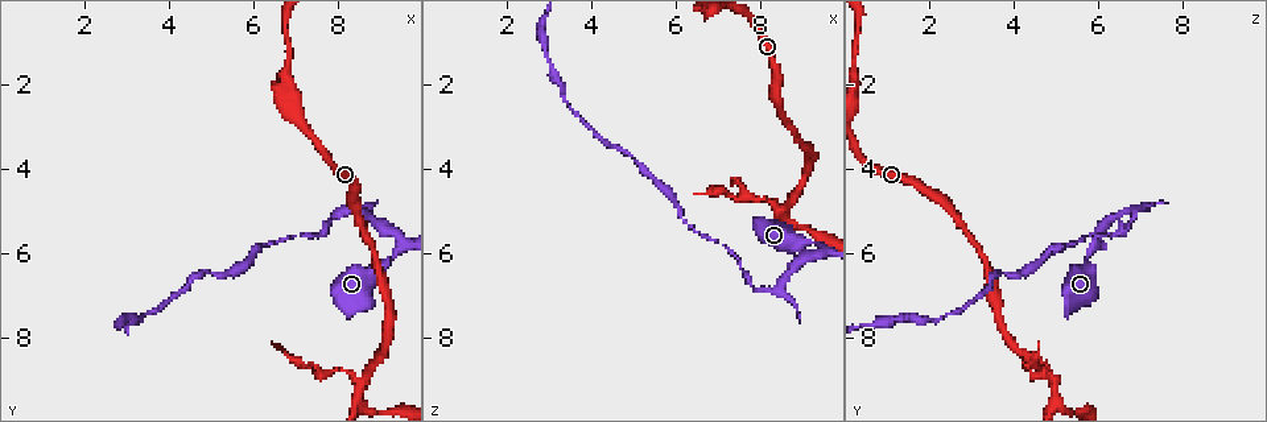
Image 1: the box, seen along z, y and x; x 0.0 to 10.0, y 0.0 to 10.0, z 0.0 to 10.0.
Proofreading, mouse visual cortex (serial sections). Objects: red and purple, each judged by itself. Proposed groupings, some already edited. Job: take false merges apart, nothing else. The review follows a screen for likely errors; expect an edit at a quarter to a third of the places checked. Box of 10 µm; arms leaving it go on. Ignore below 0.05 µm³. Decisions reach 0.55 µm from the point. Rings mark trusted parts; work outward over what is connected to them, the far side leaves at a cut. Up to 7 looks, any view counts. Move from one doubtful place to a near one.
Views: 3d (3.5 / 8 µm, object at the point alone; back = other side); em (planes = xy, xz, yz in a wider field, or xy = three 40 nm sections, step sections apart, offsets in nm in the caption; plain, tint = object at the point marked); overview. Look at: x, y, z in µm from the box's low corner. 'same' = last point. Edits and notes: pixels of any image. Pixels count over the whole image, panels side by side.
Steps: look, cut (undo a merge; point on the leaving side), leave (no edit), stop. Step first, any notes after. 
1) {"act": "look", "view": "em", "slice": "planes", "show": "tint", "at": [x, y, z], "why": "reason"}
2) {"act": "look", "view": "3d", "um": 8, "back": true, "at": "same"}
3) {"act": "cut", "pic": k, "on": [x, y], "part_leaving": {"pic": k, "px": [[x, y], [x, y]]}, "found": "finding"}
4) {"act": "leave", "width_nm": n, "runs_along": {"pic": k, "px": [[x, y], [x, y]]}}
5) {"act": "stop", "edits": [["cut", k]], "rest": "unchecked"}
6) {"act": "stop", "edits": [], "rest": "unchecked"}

{"act": "look", "view": "3d", "um": 3.5, "at": [9.40, 6.10, 5.75], "why": "thin neck"}

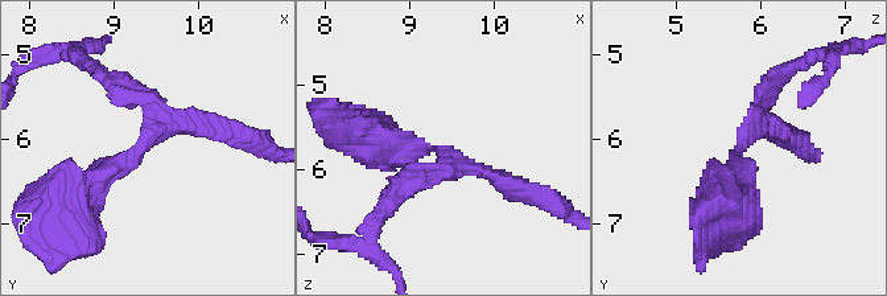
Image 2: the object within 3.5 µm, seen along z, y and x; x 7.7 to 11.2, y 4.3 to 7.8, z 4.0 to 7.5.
{"act": "look", "view": "em", "slice": "xy", "step": 3, "show": "tint", "at": [9.35, 6.10, 5.75], "arms": 3, "arm_widths_nm": [150, 250, 350], "why": "need the tissue"}

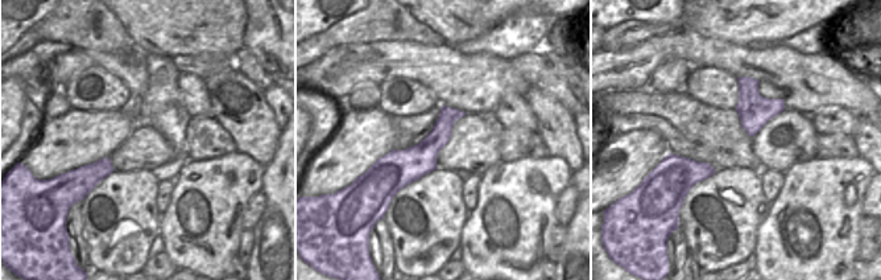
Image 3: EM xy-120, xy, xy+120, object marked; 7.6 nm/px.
{"act": "leave", "runs_along": {"pic": 2, "px": [[77, 202], [155, 128], [118, 85]]}, "found": "one cell here"}

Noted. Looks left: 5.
{"act": "look", "view": "3d", "um": 3.5, "at": [8.40, 4.95, 6.90]}

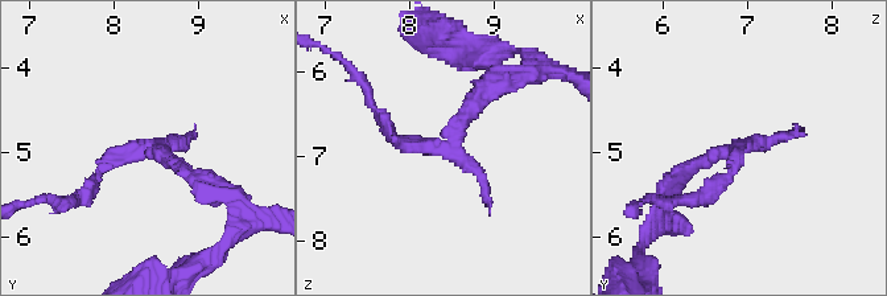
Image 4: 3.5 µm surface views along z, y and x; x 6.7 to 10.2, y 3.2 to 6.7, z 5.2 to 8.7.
{"act": "look", "view": "em", "slice": "planes", "show": "tint", "at": [8.45, 4.95, 6.90]}

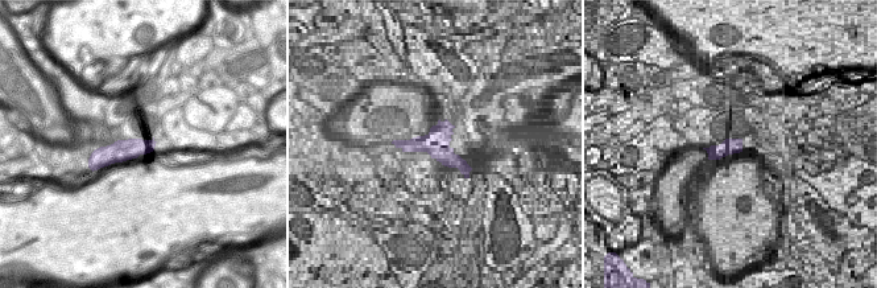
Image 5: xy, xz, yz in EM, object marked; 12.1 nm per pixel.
{"act": "cut", "pic": 4, "on": [730, 165], "found": "a second cell is stuck on"}

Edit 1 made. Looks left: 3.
{"act": "look", "view": "overview", "why": "see it whole again"}

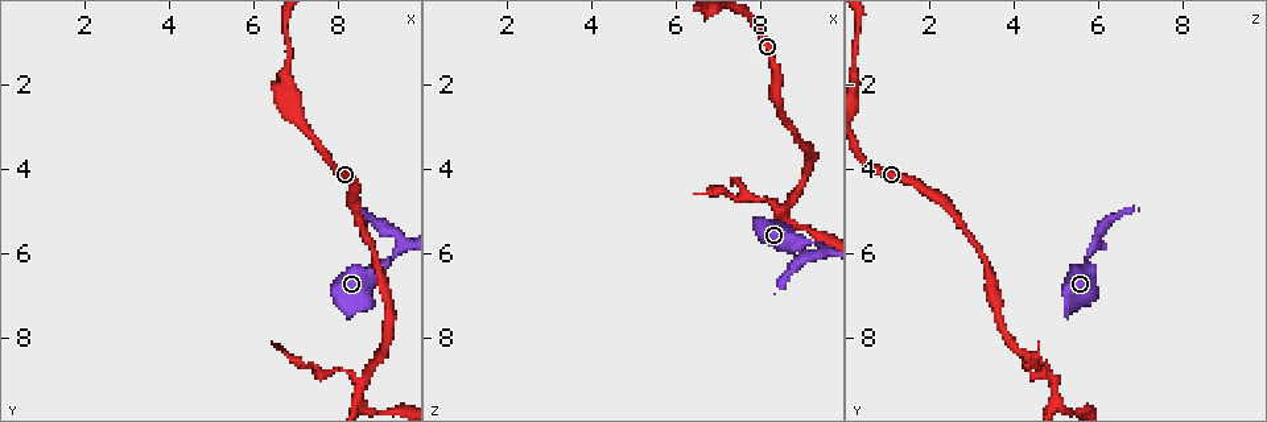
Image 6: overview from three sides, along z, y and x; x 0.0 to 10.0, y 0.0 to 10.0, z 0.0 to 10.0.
{"act": "look", "view": "3d", "um": 3.5, "at": [8.50, 9.00, 4.95], "why": "abrupt turn"}

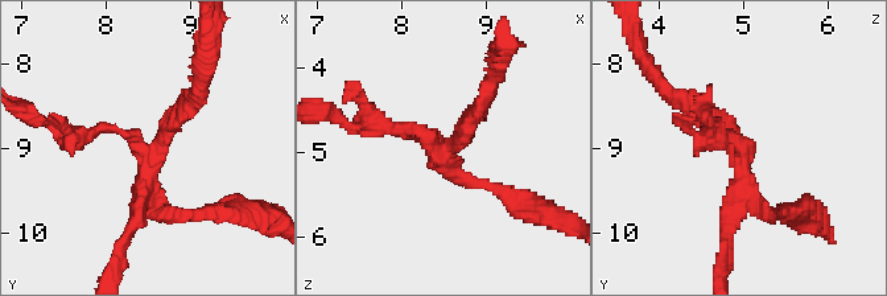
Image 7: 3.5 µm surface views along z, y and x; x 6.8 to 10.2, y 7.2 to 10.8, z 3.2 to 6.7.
{"act": "look", "view": "em", "slice": "xy", "step": 5, "show": "tint", "at": [8.50, 9.00, 4.95], "arms": 3, "arm_widths_nm": [150, 200, 250]}

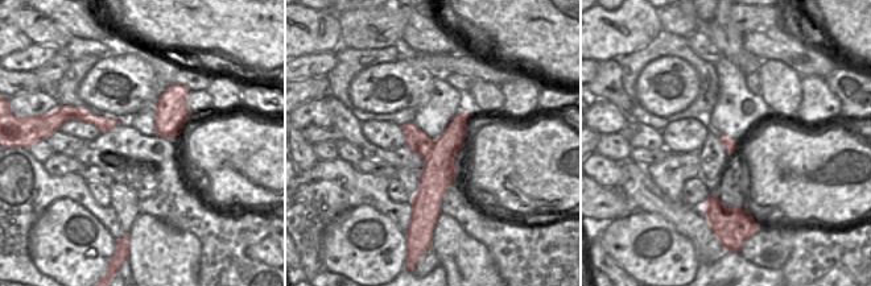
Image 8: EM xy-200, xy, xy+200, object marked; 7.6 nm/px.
{"act": "cut", "pic": 7, "on": [478, 183], "part_leaving": {"pic": 7, "px": [[437, 153], [537, 212]]}, "found": "a second cell is stuck on"}

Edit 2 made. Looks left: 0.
{"act": "stop", "edits": [["cut", 4], ["cut", 7]], "rest": "unchecked"}

